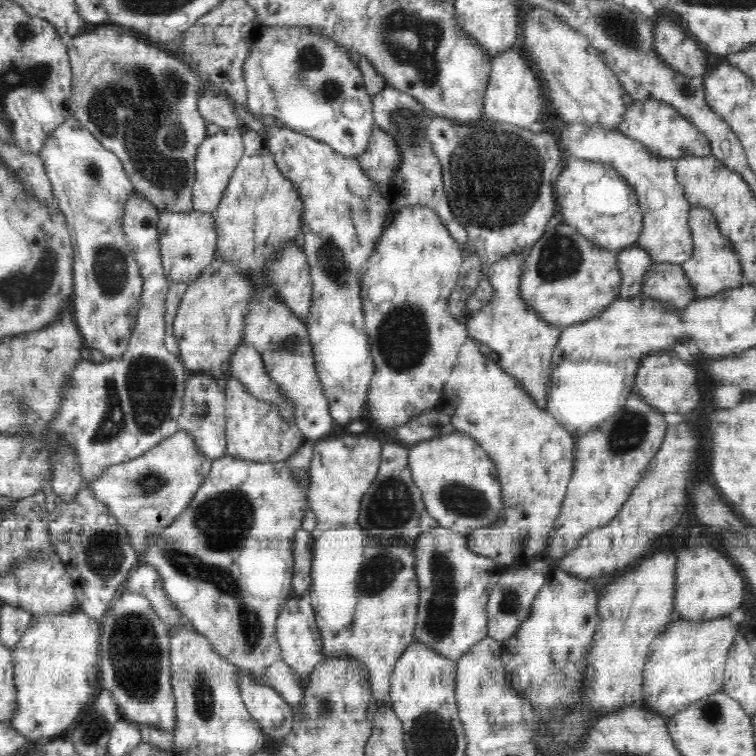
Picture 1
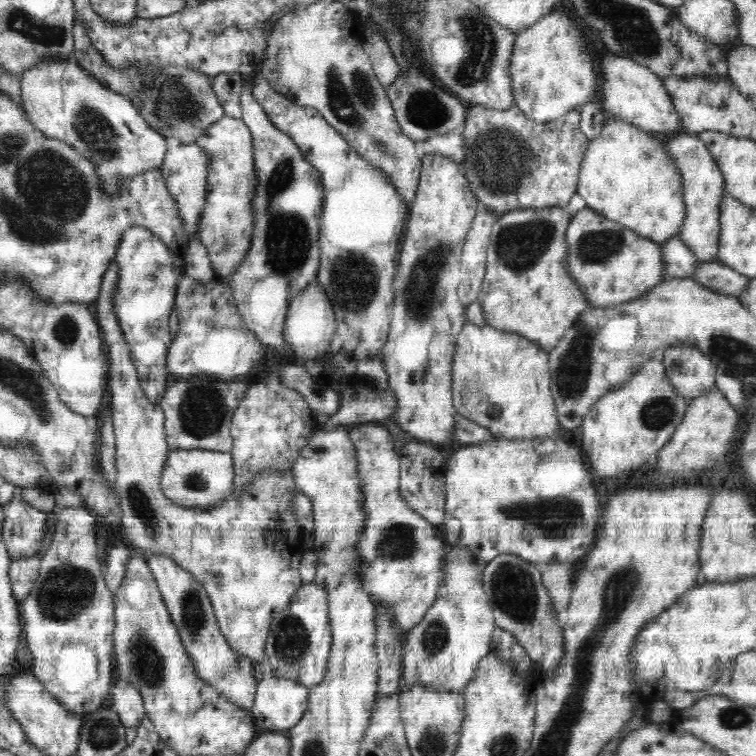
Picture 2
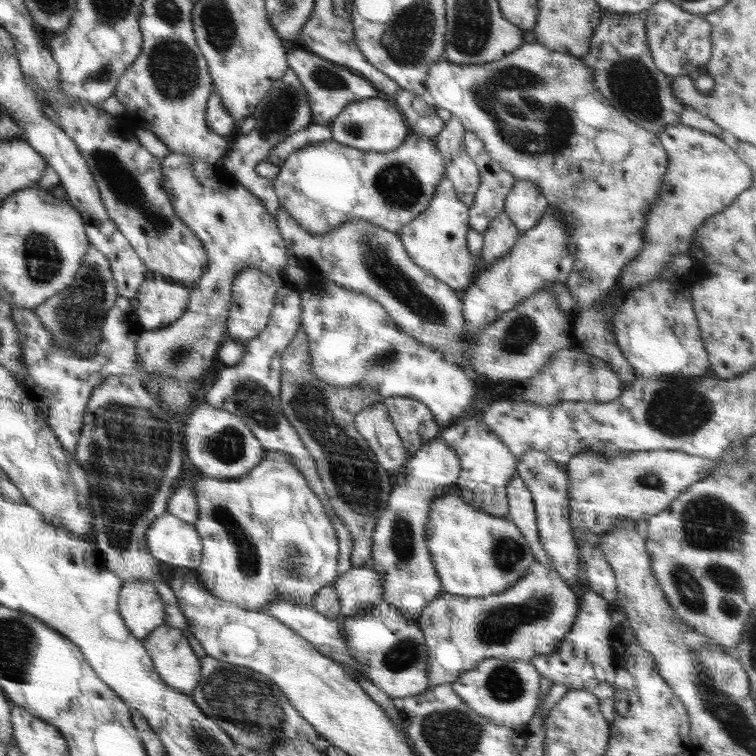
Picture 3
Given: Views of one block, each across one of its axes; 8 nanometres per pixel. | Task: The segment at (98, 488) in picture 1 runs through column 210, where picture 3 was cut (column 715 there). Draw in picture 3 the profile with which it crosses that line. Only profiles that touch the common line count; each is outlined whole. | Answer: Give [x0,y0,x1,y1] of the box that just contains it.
[568,442,746,555]

